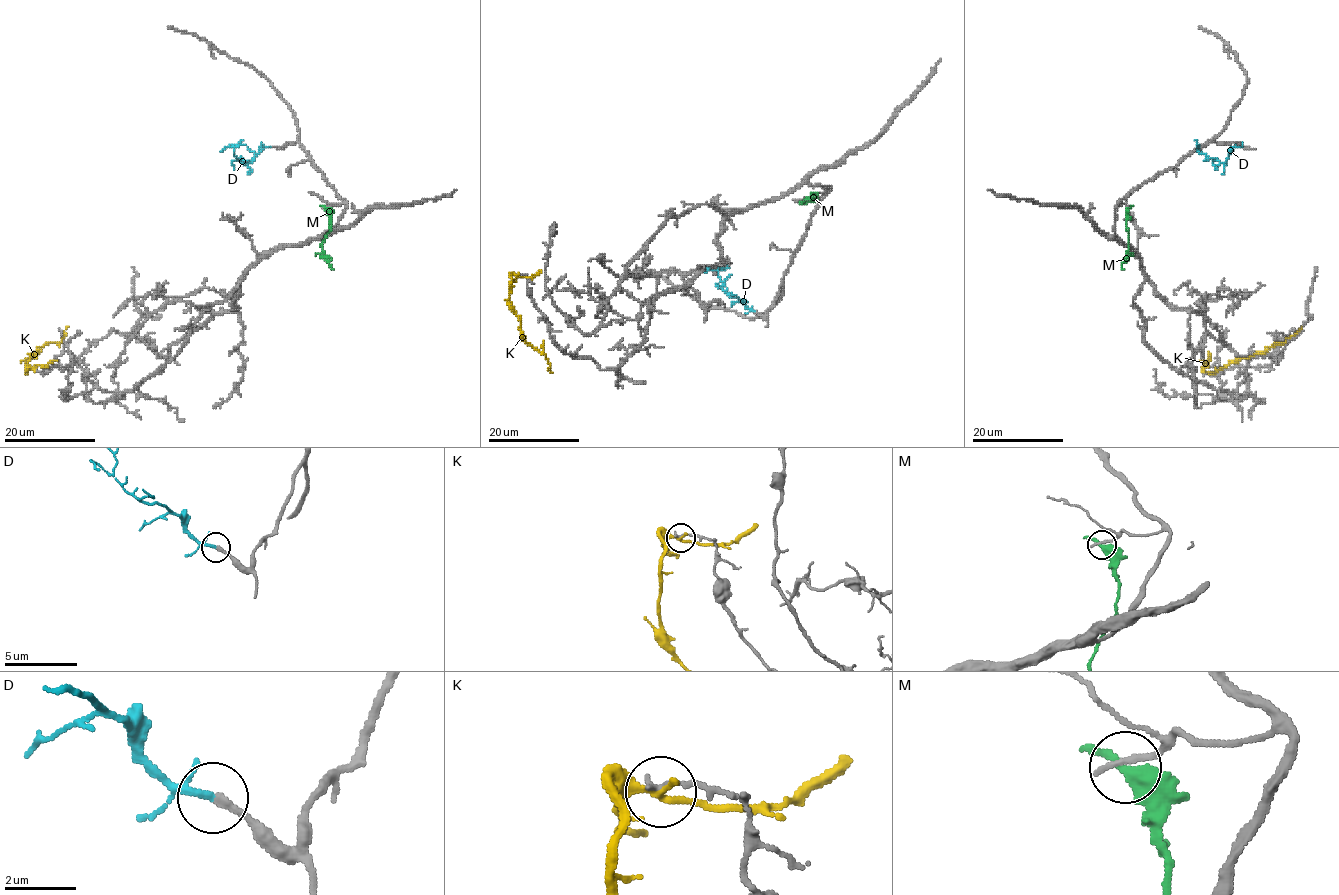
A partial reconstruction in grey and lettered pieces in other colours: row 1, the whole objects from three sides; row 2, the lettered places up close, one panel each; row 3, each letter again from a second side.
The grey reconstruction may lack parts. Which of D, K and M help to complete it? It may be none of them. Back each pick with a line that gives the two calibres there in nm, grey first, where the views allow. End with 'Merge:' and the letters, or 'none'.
D: Thickness 220 nm (grey) against 170 nm
Merge: D

